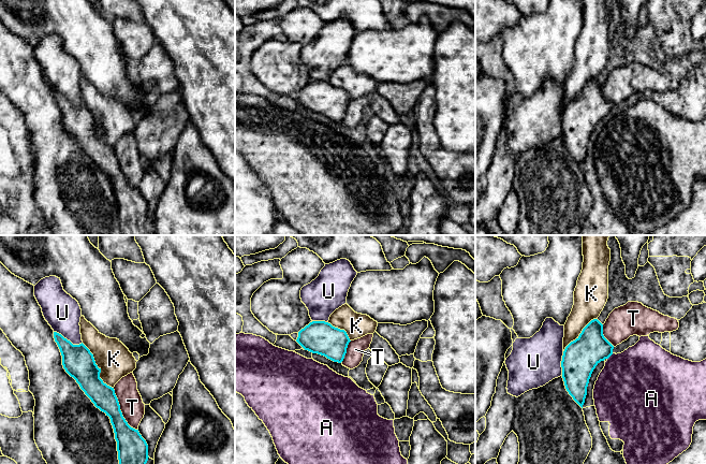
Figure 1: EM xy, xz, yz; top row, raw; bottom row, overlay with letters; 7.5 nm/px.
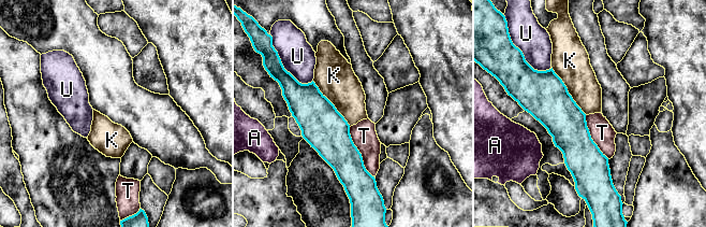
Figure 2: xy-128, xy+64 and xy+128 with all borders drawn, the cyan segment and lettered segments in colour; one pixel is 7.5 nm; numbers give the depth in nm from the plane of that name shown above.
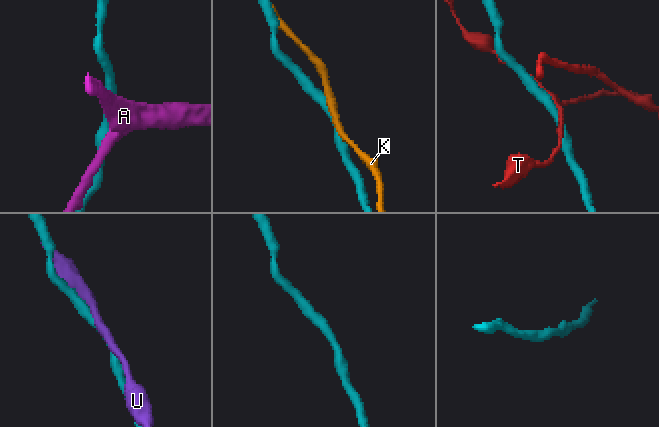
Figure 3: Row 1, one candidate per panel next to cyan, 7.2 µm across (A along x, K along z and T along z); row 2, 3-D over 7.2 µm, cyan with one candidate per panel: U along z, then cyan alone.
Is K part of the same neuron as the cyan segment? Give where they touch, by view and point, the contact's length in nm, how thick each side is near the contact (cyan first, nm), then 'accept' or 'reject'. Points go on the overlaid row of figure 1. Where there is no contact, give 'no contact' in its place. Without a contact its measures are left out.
meets cyan in xy at (98, 367); contact 420 nm long; 240 nm thick on the cyan side, 260 nm on the other; reject

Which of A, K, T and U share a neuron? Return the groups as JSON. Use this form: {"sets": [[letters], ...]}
{"sets": [["A"], ["K", "U"], ["T"]]}

